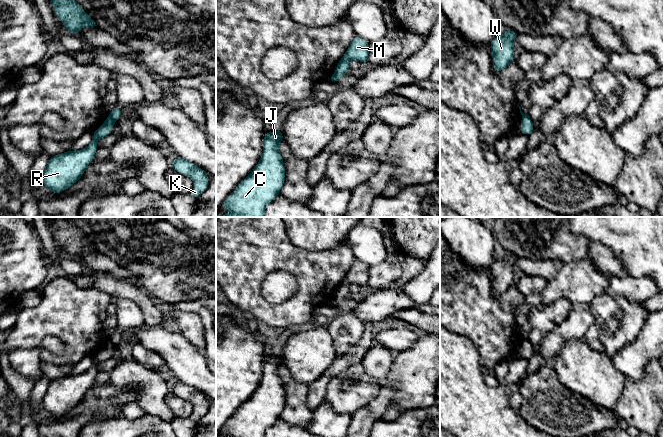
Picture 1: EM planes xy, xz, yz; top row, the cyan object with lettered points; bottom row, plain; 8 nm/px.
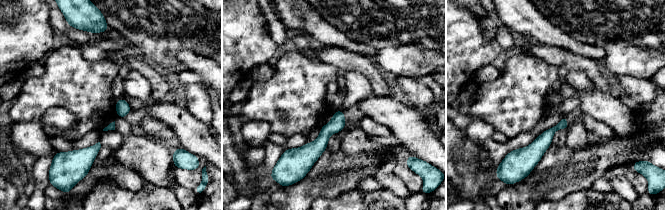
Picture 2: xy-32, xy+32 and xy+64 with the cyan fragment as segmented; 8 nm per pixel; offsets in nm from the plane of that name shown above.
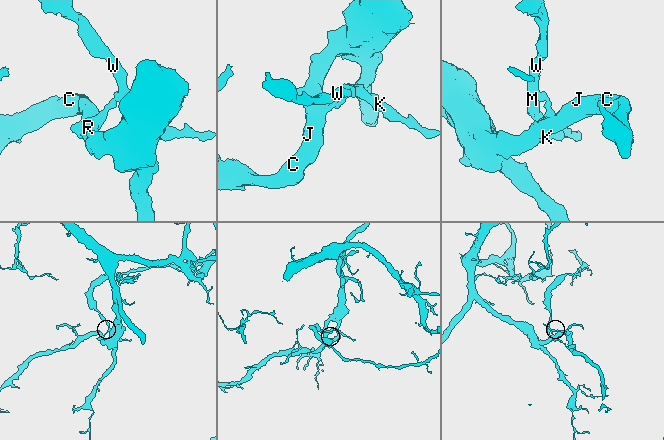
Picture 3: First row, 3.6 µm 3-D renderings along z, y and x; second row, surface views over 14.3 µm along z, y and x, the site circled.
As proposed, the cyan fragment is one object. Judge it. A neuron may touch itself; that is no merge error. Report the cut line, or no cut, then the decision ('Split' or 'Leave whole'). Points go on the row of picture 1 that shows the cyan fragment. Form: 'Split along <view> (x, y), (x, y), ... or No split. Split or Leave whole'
Split along xy (109, 115), (114, 121). Split

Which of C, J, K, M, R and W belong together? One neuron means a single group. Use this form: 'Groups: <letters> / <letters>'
Groups: C J R / K M W

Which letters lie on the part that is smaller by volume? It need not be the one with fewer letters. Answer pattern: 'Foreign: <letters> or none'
Foreign: K, M, W

